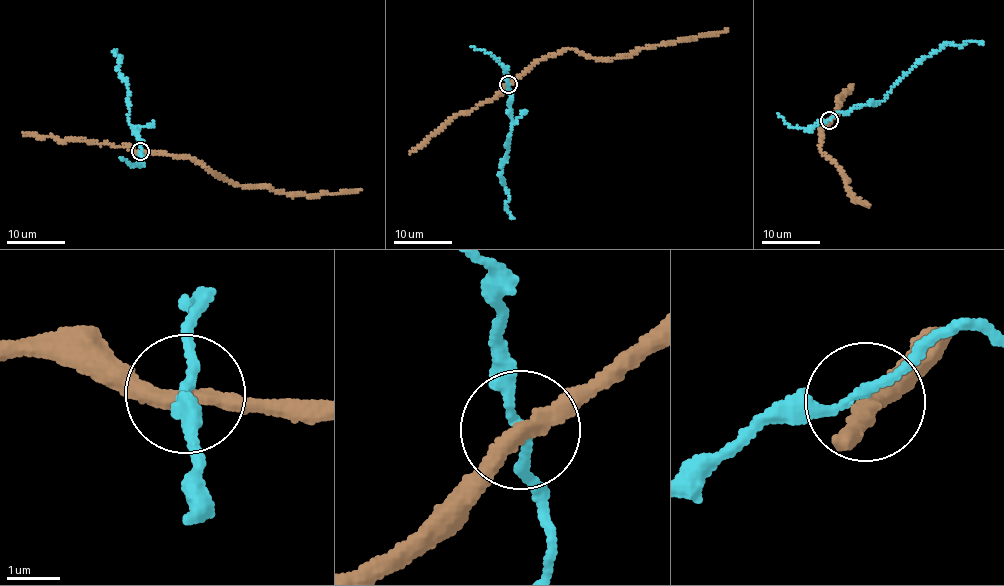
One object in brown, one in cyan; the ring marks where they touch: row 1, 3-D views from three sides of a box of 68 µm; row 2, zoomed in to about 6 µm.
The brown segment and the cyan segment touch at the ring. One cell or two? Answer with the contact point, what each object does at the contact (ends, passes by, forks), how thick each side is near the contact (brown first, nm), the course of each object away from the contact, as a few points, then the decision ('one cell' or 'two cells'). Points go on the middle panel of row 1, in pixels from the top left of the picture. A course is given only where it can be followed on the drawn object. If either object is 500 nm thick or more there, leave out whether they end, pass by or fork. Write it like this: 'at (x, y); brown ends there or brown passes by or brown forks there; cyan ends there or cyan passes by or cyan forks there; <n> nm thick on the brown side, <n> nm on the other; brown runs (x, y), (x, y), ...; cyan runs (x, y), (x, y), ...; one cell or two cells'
at (508, 84); brown passes by; cyan passes by; 320 nm thick on the brown side, 160 nm on the other; brown runs (507, 84), (522, 75), (533, 63), (568, 49), (590, 57), (610, 59), (662, 43), (727, 32), (728, 29); cyan runs (507, 83), (510, 132), (500, 177), (508, 195), (505, 209), (513, 219); two cells

